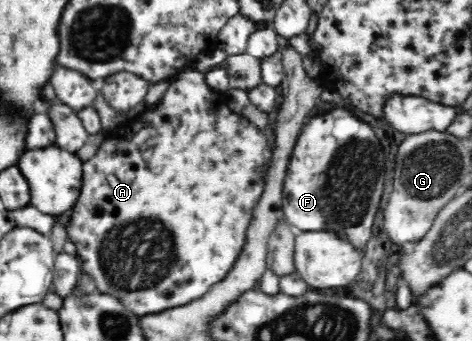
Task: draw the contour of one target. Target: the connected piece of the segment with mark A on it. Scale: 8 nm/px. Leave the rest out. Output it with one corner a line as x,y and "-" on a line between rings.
192,69
181,70
158,103
138,118
127,119
123,124
112,129
95,156
82,165
83,188
66,221
70,249
80,262
82,275
89,275
95,281
96,291
101,295
114,297
135,316
161,313
161,311
167,311
169,307
181,307
196,299
201,299
210,287
227,277
244,249
253,209
257,201
261,199
268,181
273,147
271,135
259,130
245,117
238,116
229,107
227,100
225,93
218,92
207,84
202,73

